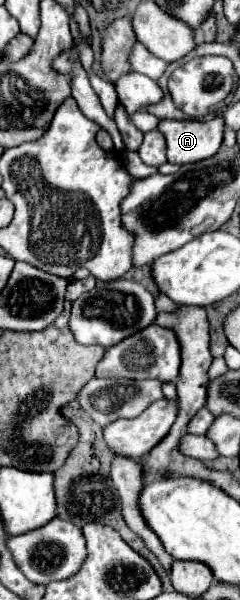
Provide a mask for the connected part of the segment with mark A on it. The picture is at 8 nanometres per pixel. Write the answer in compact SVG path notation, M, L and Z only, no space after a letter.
M213 118L209 122L199 122L199 120L161 120L157 130L165 136L167 140L167 160L173 164L189 164L189 162L199 162L205 160L213 154L217 154L221 140L223 140L223 118Z

